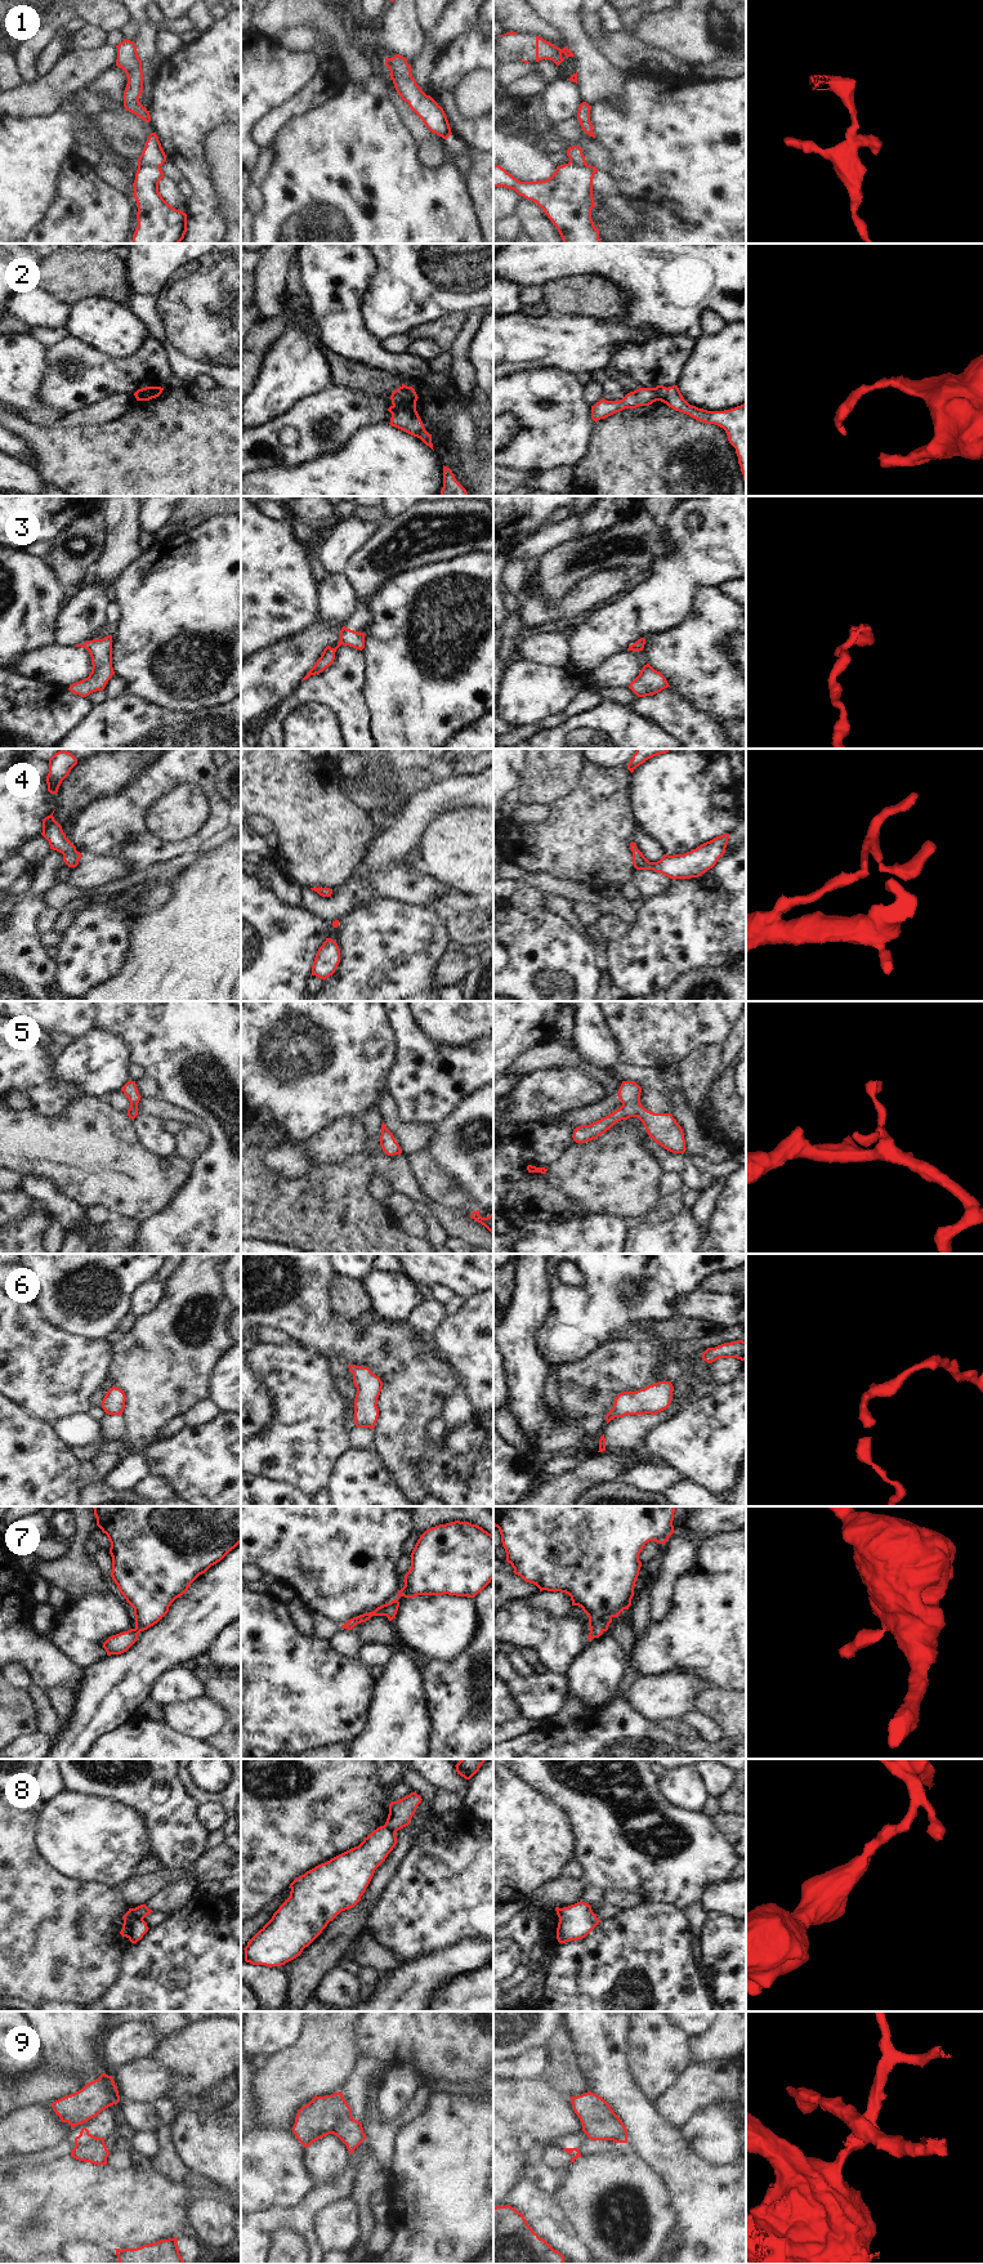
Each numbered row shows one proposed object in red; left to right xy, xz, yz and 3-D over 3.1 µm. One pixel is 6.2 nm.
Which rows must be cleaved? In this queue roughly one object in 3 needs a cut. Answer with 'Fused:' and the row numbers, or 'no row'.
Fused: 1, 2, 8, 9

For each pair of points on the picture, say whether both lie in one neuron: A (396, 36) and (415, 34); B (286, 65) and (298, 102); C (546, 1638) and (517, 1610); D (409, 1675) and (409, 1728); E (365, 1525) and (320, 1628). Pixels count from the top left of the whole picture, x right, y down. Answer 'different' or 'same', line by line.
A: same
B: different
C: same
D: same
E: different

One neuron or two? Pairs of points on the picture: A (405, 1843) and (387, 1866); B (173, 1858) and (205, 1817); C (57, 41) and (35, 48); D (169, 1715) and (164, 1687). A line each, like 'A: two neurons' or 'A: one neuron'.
A: one neuron
B: two neurons
C: two neurons
D: two neurons

